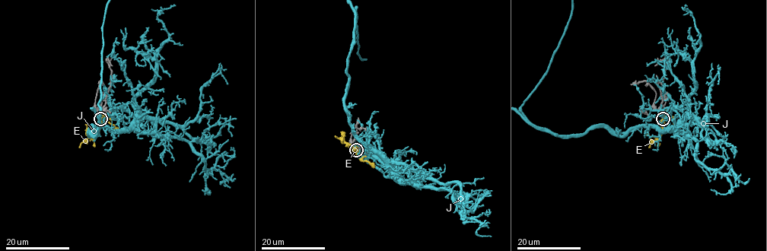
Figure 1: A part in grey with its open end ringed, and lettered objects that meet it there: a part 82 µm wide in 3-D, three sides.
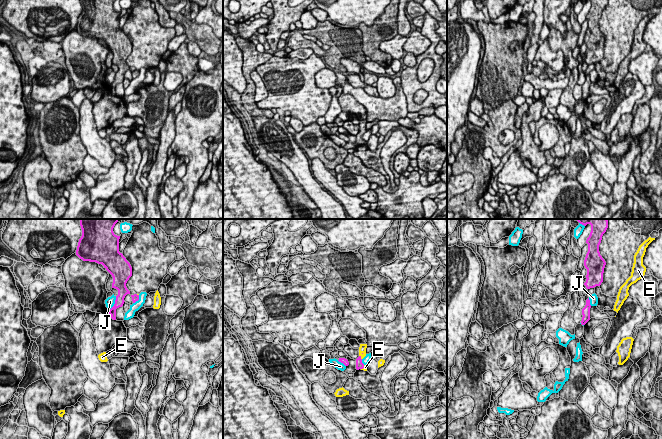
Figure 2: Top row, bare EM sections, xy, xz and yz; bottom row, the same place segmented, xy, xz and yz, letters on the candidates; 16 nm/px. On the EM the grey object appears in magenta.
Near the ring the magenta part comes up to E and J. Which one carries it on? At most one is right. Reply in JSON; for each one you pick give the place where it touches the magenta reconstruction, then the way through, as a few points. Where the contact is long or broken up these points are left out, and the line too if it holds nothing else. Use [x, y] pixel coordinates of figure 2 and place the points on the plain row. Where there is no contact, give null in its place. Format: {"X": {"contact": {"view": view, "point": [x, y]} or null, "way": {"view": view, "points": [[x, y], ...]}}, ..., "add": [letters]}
{"E": {"contact": {"view": "xz", "point": [360, 133]}, "way": {"view": "xz", "points": [[359, 141], [360, 133], [362, 125]]}}, "add": ["E"]}

